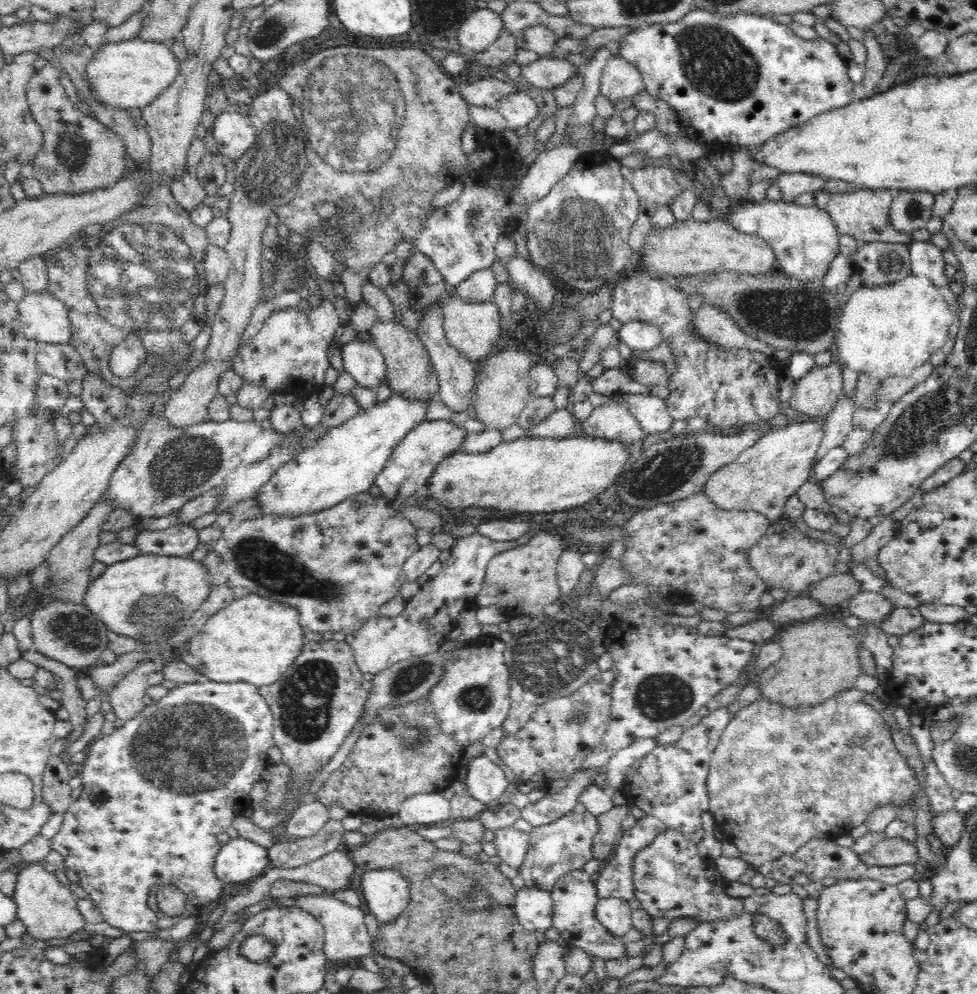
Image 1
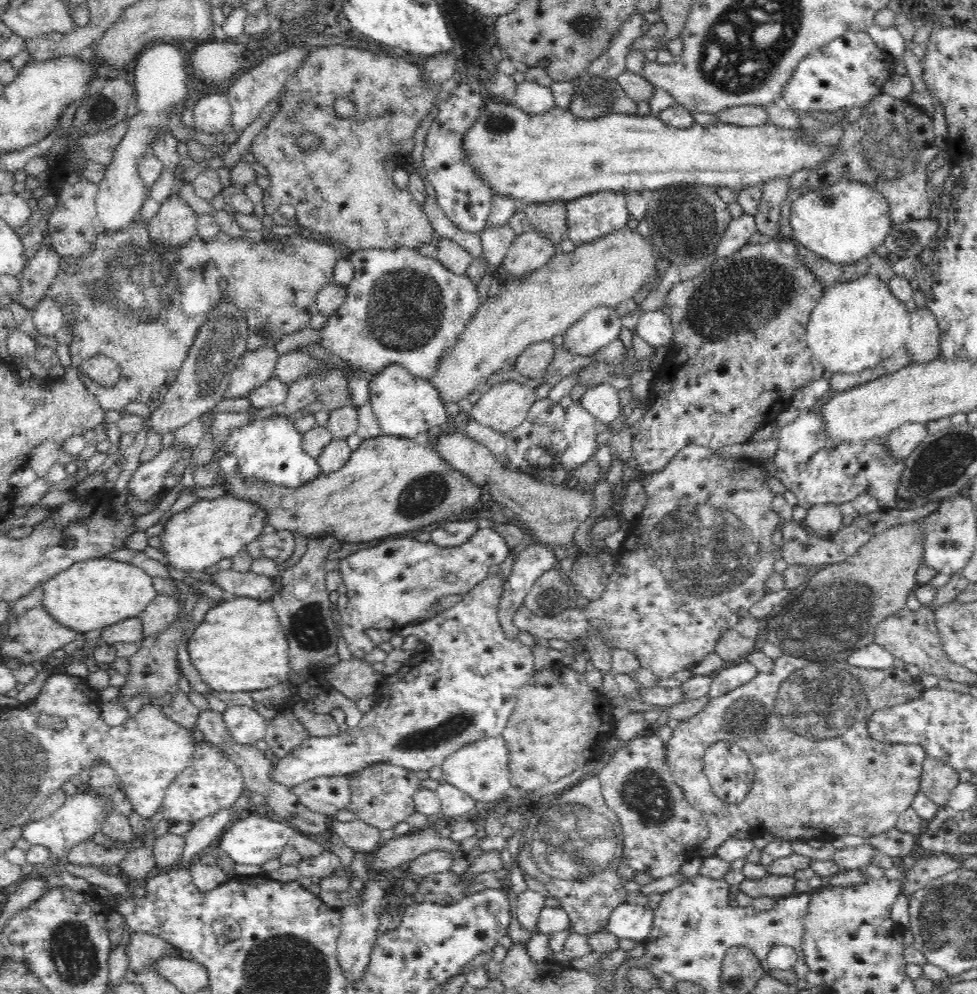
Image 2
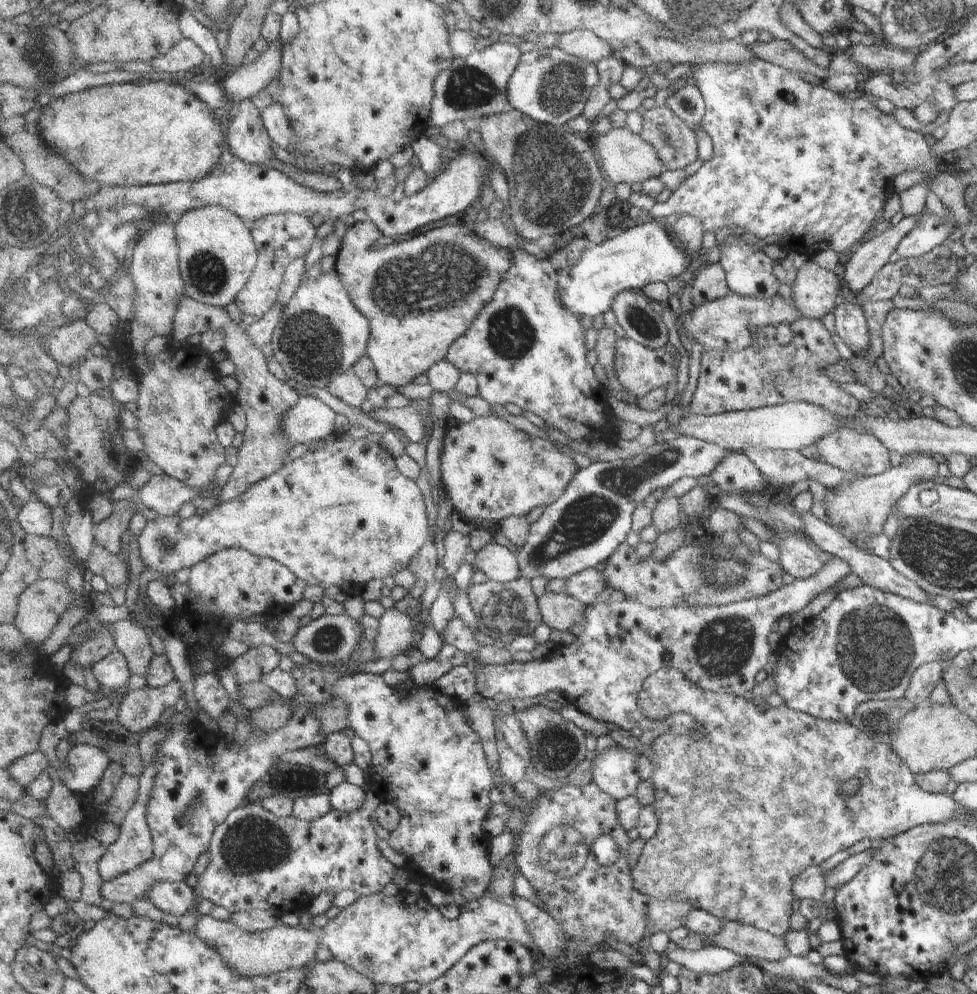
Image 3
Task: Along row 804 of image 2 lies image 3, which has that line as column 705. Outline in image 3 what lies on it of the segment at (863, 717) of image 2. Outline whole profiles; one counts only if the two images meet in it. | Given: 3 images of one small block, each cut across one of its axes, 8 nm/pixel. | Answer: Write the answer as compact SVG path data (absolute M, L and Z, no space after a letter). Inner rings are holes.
M674 667L662 668L660 672L651 674L646 678L642 693L640 692L640 698L638 698L638 706L640 706L640 711L642 708L644 716L660 721L674 713L690 712L698 718L698 724L704 724L704 730L708 732L706 740L672 733L660 734L652 744L648 745L648 748L653 752L650 756L650 762L654 765L654 774L652 774L651 779L652 784L654 784L654 806L656 806L656 812L658 812L658 818L660 818L660 827L655 839L647 843L645 854L640 858L640 863L635 867L632 876L635 877L636 890L651 897L688 902L688 904L720 918L722 921L751 925L773 936L784 937L784 934L791 930L790 922L794 912L793 902L796 900L794 894L792 894L792 884L794 884L796 876L800 876L800 872L804 872L812 866L819 866L821 862L832 855L851 848L864 838L874 842L886 840L886 838L896 836L900 832L908 831L910 828L922 824L939 824L952 820L952 816L960 816L958 814L960 806L954 803L954 800L951 800L950 795L946 792L926 793L923 789L920 789L915 784L914 775L908 770L908 766L904 766L904 760L900 760L896 756L896 752L890 750L890 746L866 736L864 732L855 728L848 721L816 719L800 711L794 711L787 705L763 709L761 706L755 705L754 702L745 700L744 697L706 692L700 684L696 684L684 672ZM846 780L858 780L860 782L860 788L854 796L842 796L840 794L840 786Z

